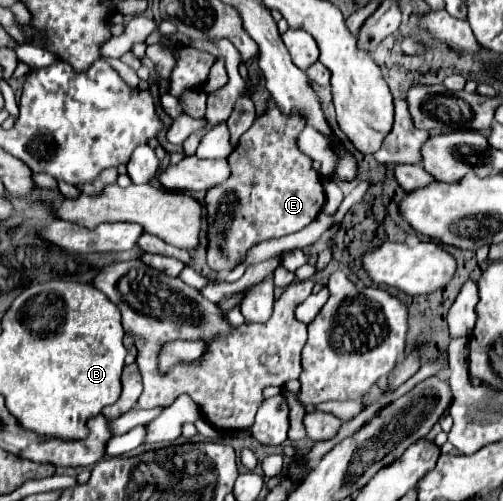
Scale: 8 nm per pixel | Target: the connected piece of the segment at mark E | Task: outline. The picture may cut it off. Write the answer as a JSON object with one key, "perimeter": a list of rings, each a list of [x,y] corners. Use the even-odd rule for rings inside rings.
{"perimeter":[[[278,108],[266,110],[248,132],[244,132],[238,140],[238,146],[228,156],[232,176],[208,190],[206,194],[206,210],[208,210],[208,266],[216,272],[230,272],[248,252],[248,248],[256,242],[278,238],[292,234],[306,224],[310,224],[318,212],[322,210],[326,196],[322,188],[322,180],[318,172],[312,168],[312,158],[302,154],[296,146],[298,134],[304,130],[304,122],[298,116],[284,116]]]}

